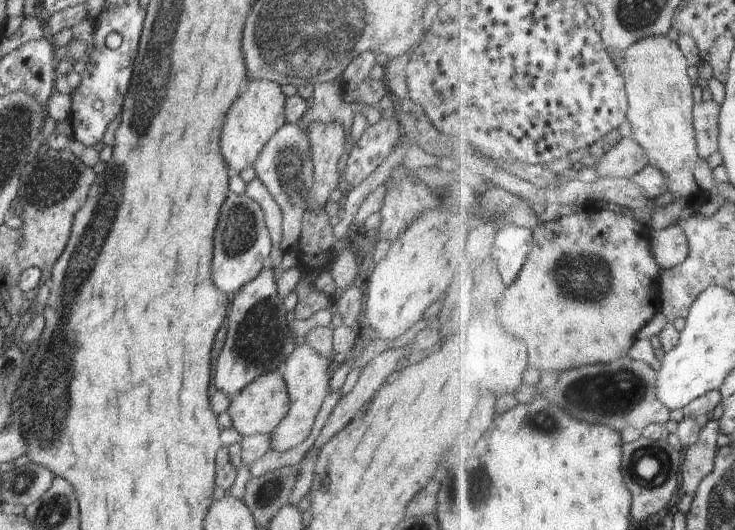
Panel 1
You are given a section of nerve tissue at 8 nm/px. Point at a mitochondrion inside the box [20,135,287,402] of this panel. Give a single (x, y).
(240, 233)

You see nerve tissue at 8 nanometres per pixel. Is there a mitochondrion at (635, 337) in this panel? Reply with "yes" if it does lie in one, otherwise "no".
no

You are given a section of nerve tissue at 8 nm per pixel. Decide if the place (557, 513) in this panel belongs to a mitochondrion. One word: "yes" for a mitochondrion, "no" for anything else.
no

